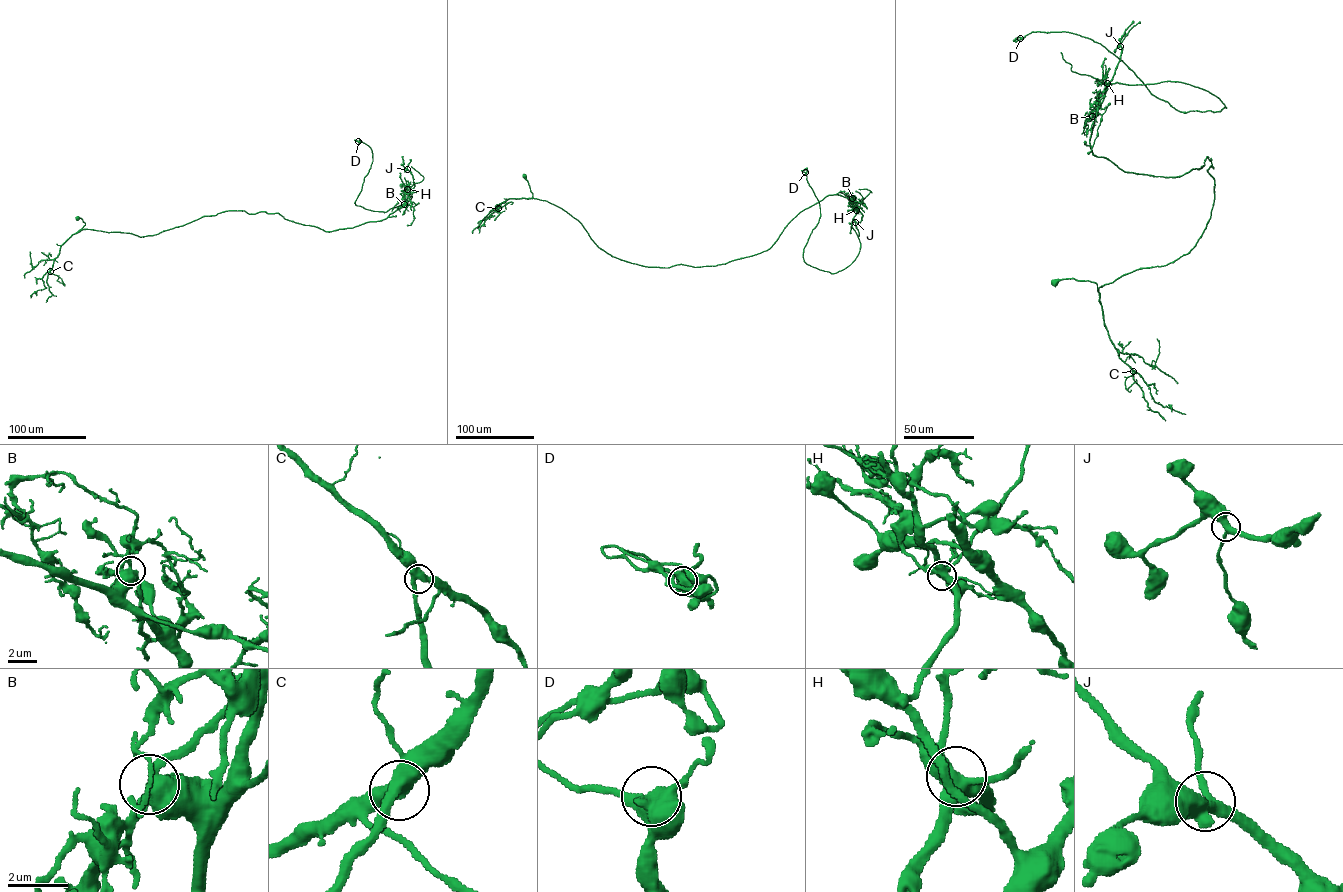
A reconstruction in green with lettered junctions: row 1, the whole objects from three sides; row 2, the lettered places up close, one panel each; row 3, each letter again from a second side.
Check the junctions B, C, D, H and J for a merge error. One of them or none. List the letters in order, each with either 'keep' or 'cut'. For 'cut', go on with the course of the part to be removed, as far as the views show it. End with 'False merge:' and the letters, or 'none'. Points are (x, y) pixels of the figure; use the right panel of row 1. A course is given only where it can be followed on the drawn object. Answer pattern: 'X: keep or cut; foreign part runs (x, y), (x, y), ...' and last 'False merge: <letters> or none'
B: cut; foreign part runs (1092, 116), (1116, 82), (1181, 82), (1225, 107), (1177, 111), (1079, 35), (1013, 40)
C: keep
D: keep
H: keep
J: keep
False merge: B

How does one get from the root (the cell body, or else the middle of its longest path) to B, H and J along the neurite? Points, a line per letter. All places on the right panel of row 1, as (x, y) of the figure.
B: (1054, 283), (1099, 297), (1188, 253), (1211, 216), (1211, 158), (1125, 171), (1093, 154), (1092, 116)
H: (1054, 283), (1094, 282), (1099, 297), (1188, 253), (1210, 217), (1211, 158), (1166, 177), (1094, 155), (1107, 83)
J: (1054, 283), (1094, 282), (1099, 297), (1188, 253), (1210, 217), (1211, 158), (1166, 177), (1092, 152), (1120, 46)

